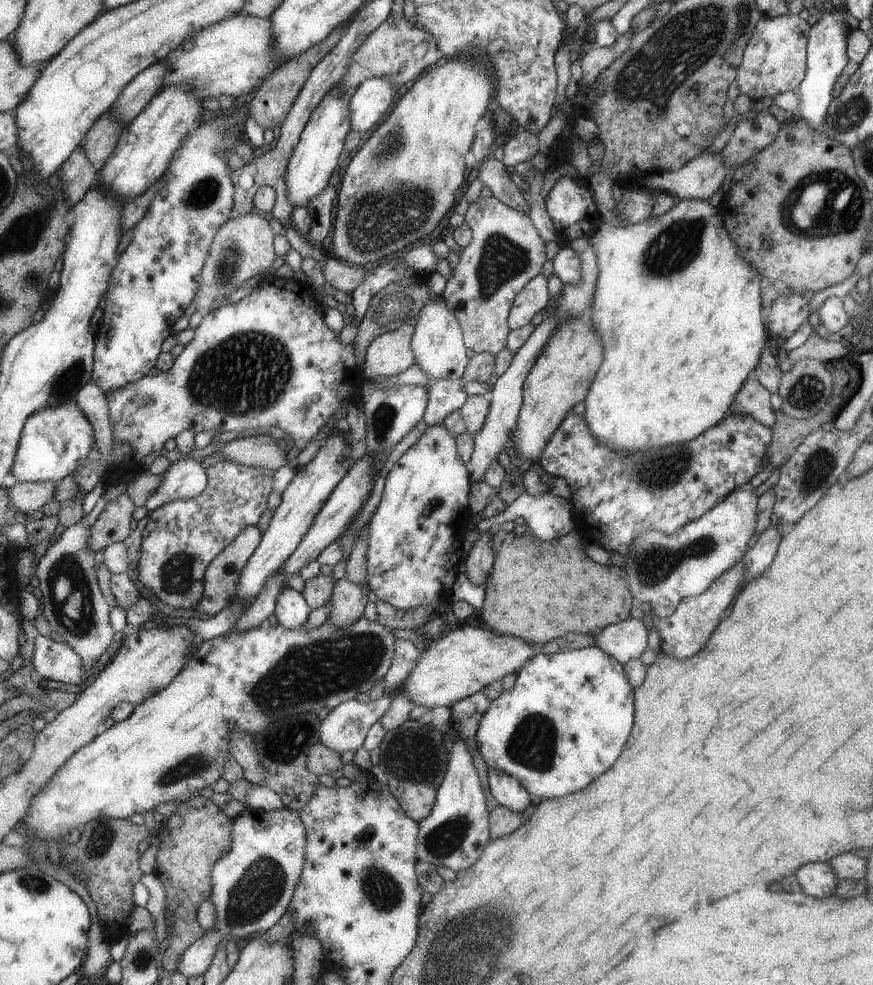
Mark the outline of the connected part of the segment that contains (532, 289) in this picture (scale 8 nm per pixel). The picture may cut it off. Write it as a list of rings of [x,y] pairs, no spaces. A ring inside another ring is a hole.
[[[539,273],[523,285],[514,298],[514,304],[507,318],[510,330],[519,330],[522,326],[527,325],[539,310],[543,310],[549,300],[546,284],[545,276]]]

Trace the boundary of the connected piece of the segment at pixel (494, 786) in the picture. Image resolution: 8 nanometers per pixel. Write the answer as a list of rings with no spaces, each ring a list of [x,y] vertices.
[[[489,768],[487,782],[491,796],[497,805],[505,806],[515,812],[522,812],[530,804],[529,793],[509,774]]]

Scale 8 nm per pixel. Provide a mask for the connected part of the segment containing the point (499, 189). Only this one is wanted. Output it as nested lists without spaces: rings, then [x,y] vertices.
[[[496,159],[483,160],[483,164],[477,167],[477,177],[479,177],[482,184],[489,188],[492,196],[497,200],[500,200],[511,210],[517,210],[517,212],[523,212],[525,216],[529,216],[527,214],[529,205],[505,168],[506,166],[502,161]]]

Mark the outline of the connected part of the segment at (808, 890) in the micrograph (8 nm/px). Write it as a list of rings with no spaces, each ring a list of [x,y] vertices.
[[[807,864],[807,866],[801,866],[795,872],[795,878],[797,878],[797,884],[803,890],[803,894],[807,894],[811,898],[813,896],[815,898],[831,896],[835,884],[839,882],[831,874],[831,868],[827,864]]]

